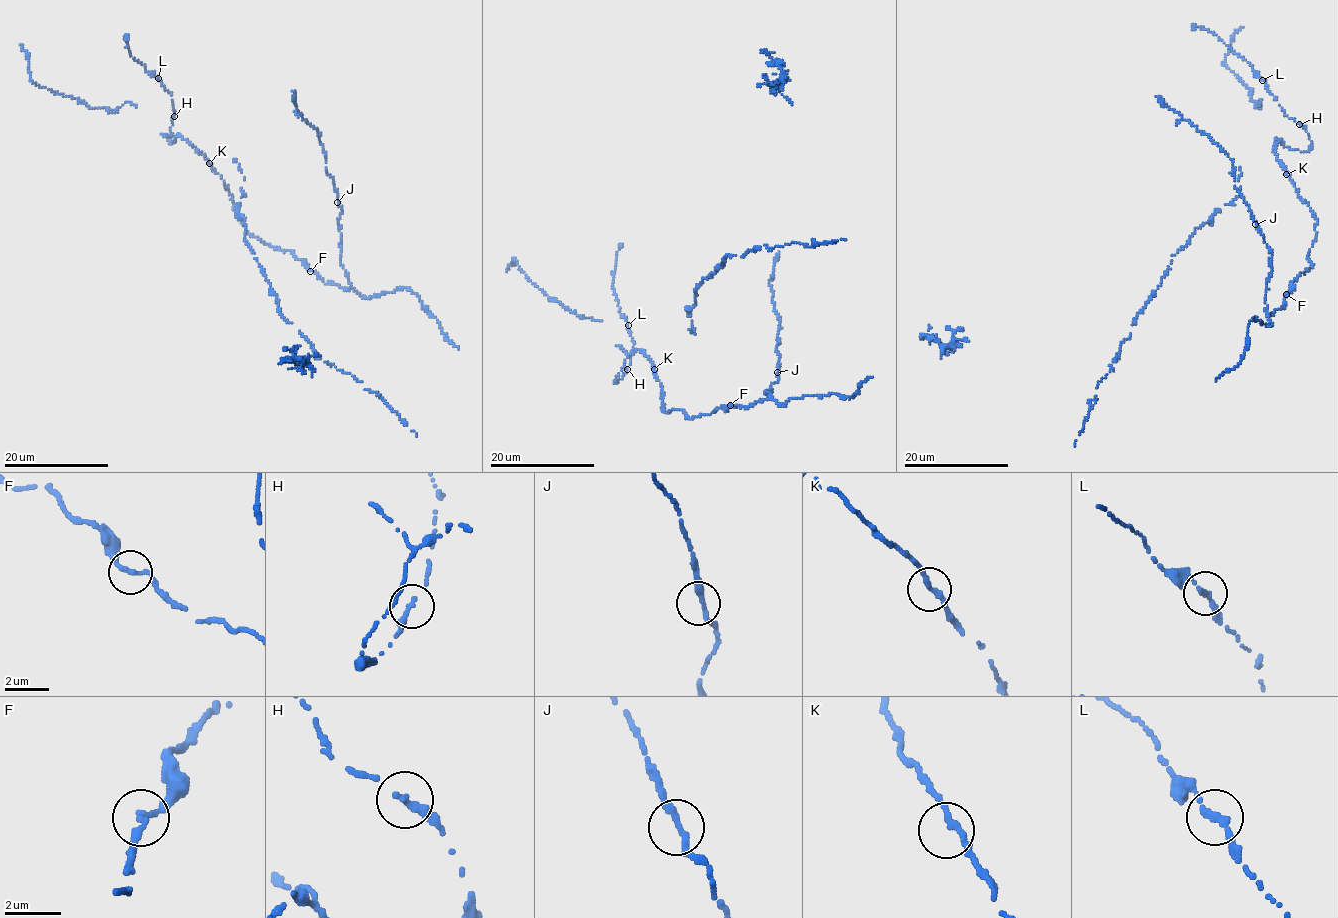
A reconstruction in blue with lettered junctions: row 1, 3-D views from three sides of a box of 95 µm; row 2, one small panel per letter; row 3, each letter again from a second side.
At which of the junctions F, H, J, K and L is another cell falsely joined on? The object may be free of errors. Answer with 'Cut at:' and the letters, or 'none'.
Cut at: none

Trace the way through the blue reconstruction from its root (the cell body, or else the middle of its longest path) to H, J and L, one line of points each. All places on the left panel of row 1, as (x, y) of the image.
H: (212, 167), (207, 158), (180, 136), (175, 142), (169, 143), (174, 116)
J: (212, 167), (249, 235), (292, 251), (326, 283), (351, 289), (341, 263), (337, 202)
L: (212, 167), (207, 158), (180, 136), (175, 142), (169, 143), (176, 113), (170, 94), (159, 78)

